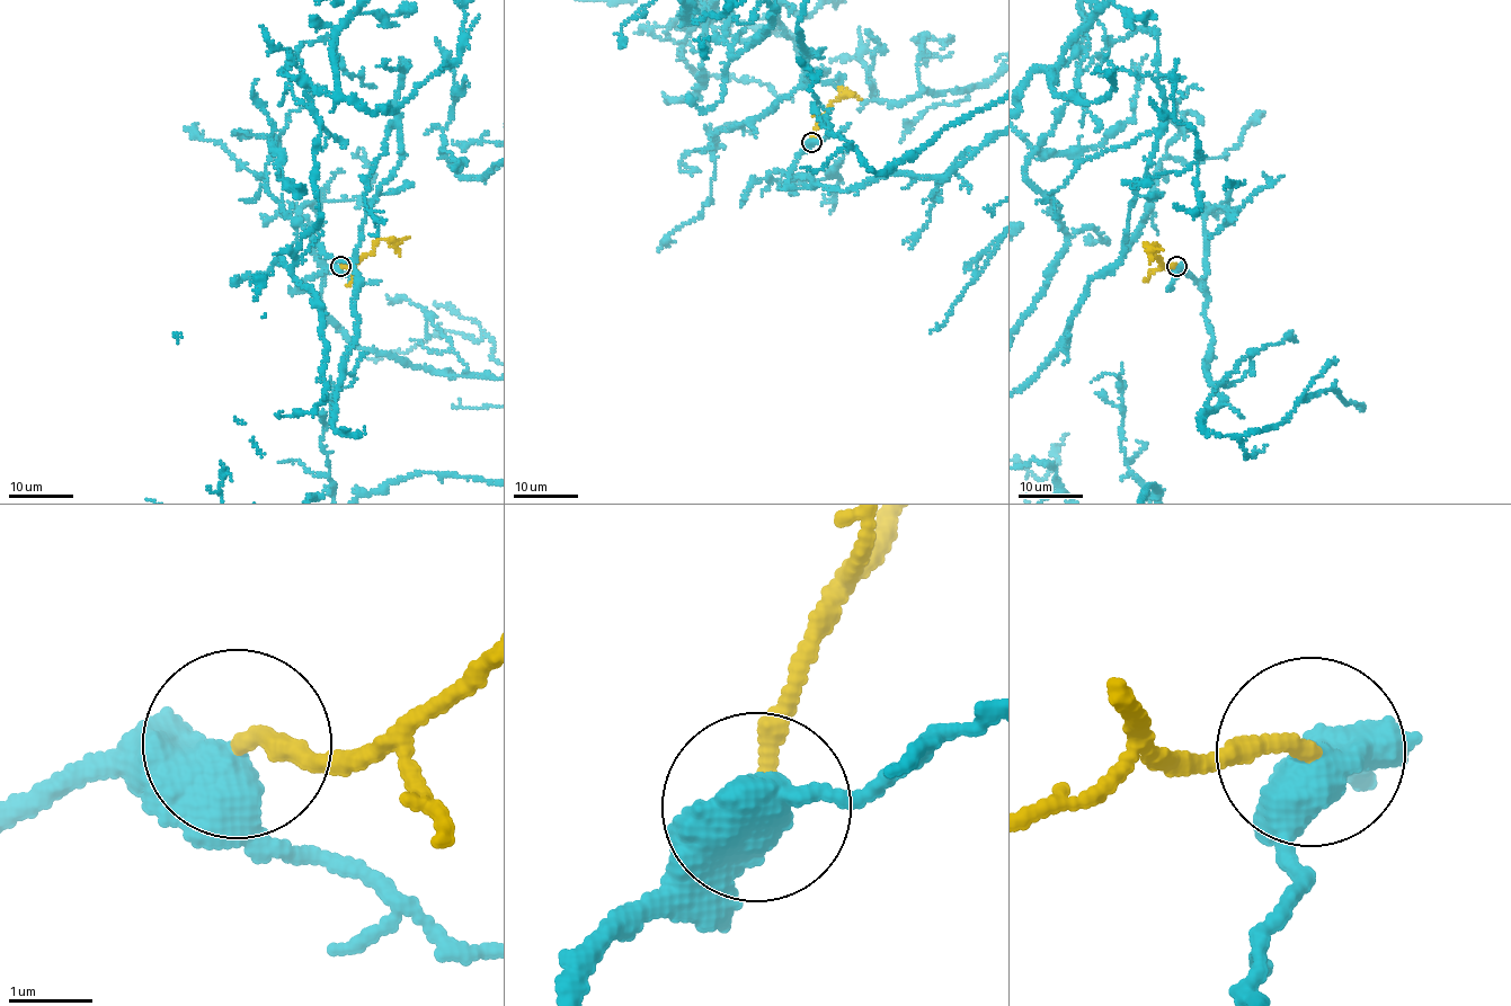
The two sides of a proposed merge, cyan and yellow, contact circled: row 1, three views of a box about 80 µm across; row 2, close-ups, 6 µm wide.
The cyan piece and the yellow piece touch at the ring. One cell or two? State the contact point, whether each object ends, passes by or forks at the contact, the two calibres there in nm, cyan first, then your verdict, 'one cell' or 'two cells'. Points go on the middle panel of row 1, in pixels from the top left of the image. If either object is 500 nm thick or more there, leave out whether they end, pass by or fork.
place (811, 142); calibres 700 and 200 nm; one cell

